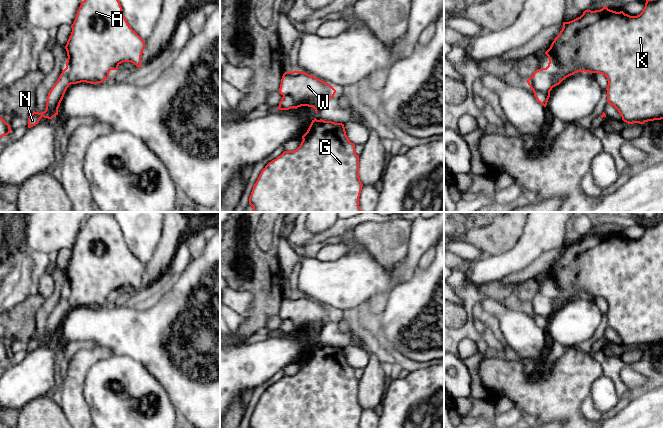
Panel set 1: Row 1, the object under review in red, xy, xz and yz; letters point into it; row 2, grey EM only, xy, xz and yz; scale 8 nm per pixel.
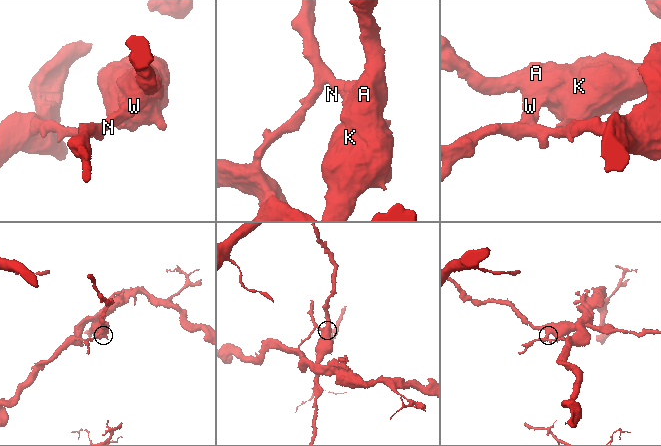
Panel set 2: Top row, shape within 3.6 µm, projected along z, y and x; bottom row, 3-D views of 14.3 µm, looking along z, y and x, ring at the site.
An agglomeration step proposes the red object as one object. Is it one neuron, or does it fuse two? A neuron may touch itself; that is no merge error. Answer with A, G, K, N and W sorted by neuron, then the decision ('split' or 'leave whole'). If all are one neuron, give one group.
A G K W / N | split

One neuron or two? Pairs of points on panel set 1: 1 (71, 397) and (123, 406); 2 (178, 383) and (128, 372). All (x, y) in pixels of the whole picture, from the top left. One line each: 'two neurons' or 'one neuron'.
1: two neurons
2: two neurons

